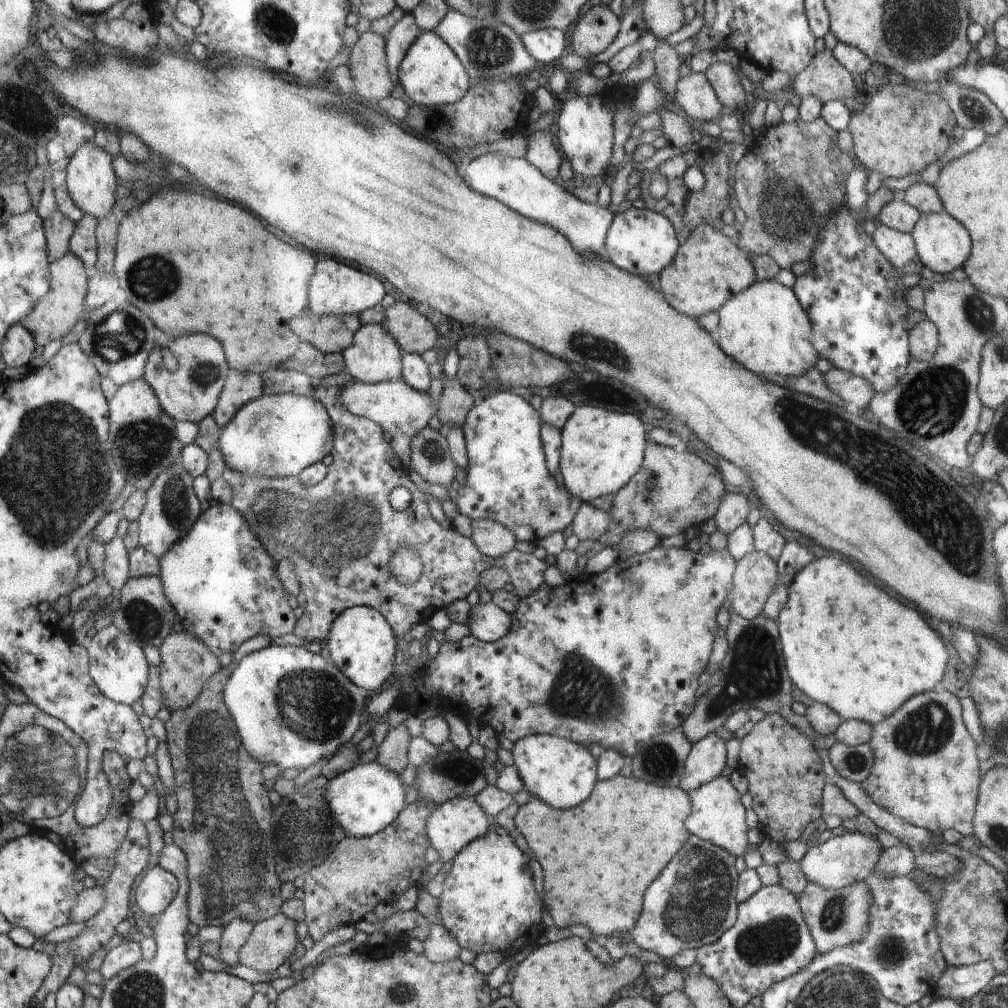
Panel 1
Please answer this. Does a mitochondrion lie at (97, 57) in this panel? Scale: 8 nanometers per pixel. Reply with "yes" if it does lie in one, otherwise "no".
no

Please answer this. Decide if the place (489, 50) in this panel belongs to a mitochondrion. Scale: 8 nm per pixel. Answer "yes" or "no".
yes

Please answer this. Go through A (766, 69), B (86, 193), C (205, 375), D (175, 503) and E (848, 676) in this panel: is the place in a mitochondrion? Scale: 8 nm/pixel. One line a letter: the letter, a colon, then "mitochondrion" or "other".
A: other
B: other
C: mitochondrion
D: mitochondrion
E: other

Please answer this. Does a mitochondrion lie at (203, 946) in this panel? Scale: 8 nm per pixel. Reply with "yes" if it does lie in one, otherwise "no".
no

